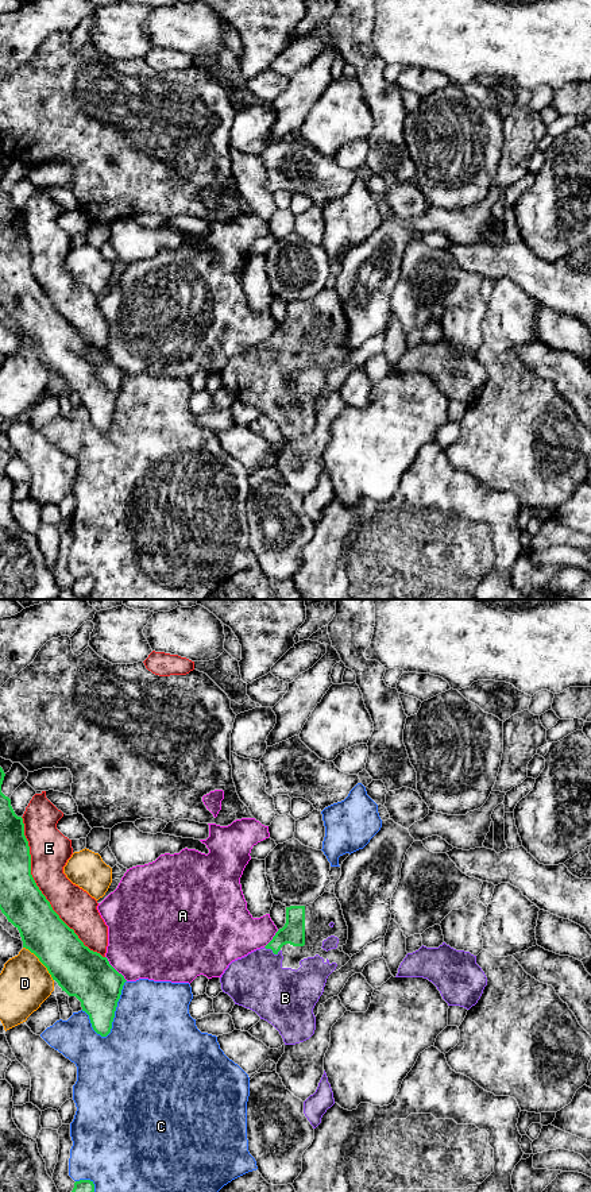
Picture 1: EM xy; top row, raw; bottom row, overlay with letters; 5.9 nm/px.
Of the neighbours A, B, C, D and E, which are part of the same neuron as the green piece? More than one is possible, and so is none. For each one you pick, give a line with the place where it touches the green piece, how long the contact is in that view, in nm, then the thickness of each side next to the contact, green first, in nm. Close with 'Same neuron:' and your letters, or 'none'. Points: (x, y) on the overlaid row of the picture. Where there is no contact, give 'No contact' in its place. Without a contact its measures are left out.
B: Touches green at xy (273, 952). Shared border 100 nm. Thickness 140 nm (green) against 340 nm
Same neuron: B

